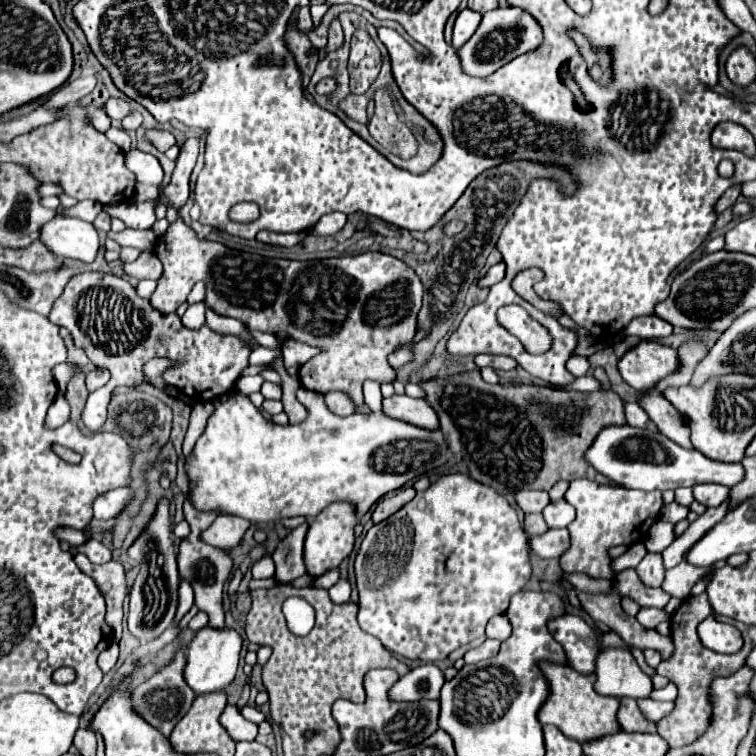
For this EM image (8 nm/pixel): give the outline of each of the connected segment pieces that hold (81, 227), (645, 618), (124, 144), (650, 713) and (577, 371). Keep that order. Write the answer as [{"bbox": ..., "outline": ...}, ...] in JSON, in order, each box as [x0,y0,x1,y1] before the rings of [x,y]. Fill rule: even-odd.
[{"bbox":[41,216,99,264],"outline":[[[55,216],[41,230],[41,240],[59,258],[71,258],[91,264],[99,252],[99,236],[93,224],[79,218]]]},{"bbox":[637,608,669,628],"outline":[[[641,608],[637,614],[637,620],[647,626],[647,628],[655,628],[657,624],[669,620],[669,616],[663,610],[655,610],[655,608]]]},{"bbox":[105,128,131,150],"outline":[[[109,128],[107,132],[105,132],[105,136],[111,140],[111,142],[115,142],[121,150],[129,150],[129,144],[131,144],[131,138],[129,138],[129,134],[123,130],[123,128]]]},{"bbox":[637,698,675,722],"outline":[[[647,698],[647,700],[637,700],[637,702],[639,702],[641,712],[643,712],[649,720],[653,720],[653,722],[659,722],[663,716],[667,716],[667,714],[675,708],[673,702],[657,702],[657,700],[651,700],[651,698]]]},{"bbox":[567,356,591,378],"outline":[[[571,356],[569,364],[567,364],[569,372],[575,374],[577,378],[579,378],[579,376],[585,376],[587,370],[589,370],[589,366],[591,366],[591,364],[589,364],[589,358],[583,358],[583,356]]]}]

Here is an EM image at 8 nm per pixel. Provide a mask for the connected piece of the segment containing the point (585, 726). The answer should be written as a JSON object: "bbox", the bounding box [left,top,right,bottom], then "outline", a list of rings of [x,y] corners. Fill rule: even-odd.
{"bbox":[539,664,621,744],"outline":[[[541,664],[541,668],[551,686],[551,696],[547,698],[547,704],[543,704],[543,708],[539,710],[541,724],[551,724],[559,728],[567,738],[577,740],[579,744],[617,734],[621,730],[617,720],[619,700],[611,696],[599,696],[593,688],[595,676],[579,676],[579,672],[575,672],[573,668],[559,664]]]}

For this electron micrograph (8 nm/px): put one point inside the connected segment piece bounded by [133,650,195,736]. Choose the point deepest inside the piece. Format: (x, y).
(164, 700)

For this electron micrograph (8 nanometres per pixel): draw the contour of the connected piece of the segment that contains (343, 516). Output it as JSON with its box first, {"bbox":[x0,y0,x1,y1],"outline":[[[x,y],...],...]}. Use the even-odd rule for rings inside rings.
{"bbox":[305,502,359,576],"outline":[[[333,502],[313,520],[309,520],[309,530],[305,536],[305,564],[311,576],[321,576],[323,572],[337,568],[343,562],[343,558],[351,554],[355,544],[353,530],[357,524],[359,524],[359,518],[355,512],[355,504],[349,504],[349,502]]]}

